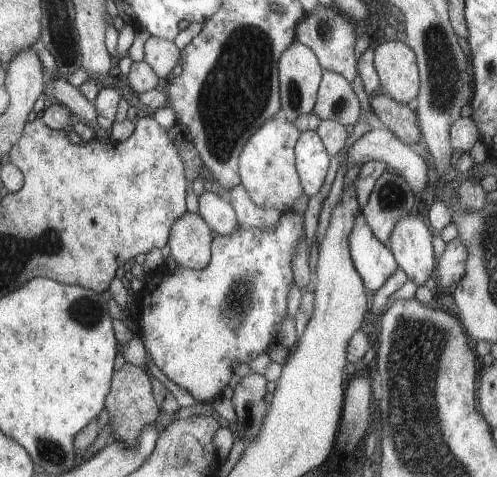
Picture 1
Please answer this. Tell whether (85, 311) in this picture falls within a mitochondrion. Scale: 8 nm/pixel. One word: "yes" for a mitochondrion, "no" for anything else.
yes

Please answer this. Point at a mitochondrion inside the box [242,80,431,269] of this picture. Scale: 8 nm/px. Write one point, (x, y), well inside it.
(391, 196)

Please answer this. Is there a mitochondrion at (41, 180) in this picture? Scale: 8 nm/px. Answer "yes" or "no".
no

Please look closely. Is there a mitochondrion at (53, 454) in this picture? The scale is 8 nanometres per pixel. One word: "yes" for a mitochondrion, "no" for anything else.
yes

